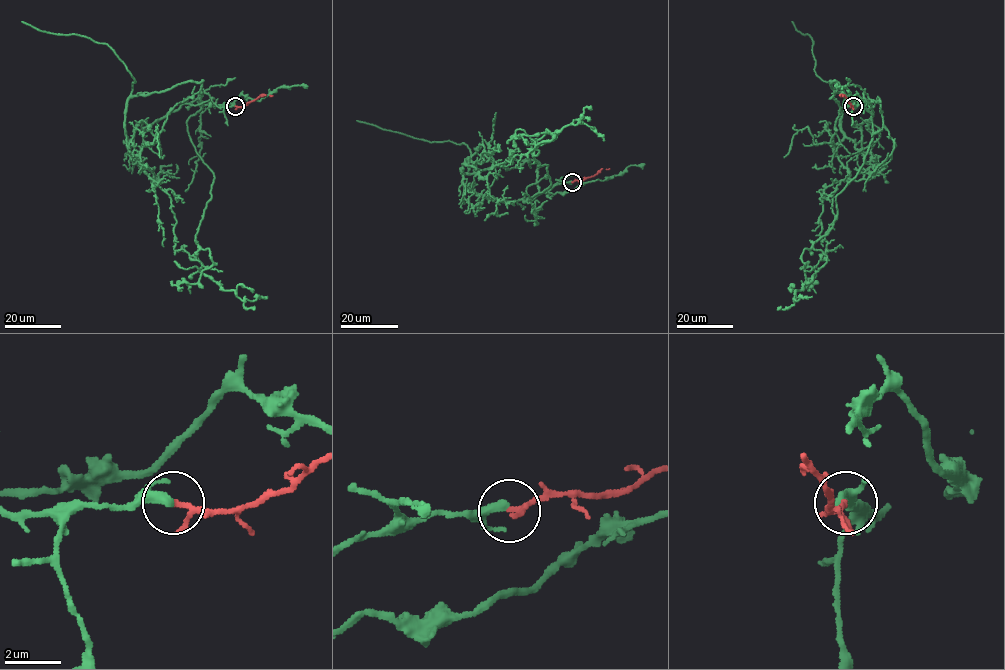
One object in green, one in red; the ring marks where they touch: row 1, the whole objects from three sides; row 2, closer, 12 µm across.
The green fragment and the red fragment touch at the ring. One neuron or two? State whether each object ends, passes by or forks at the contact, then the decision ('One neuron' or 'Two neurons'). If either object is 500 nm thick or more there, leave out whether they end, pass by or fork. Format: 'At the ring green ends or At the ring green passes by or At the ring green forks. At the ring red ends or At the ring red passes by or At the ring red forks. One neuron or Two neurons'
At the ring green ends. At the ring red passes by. One neuron

